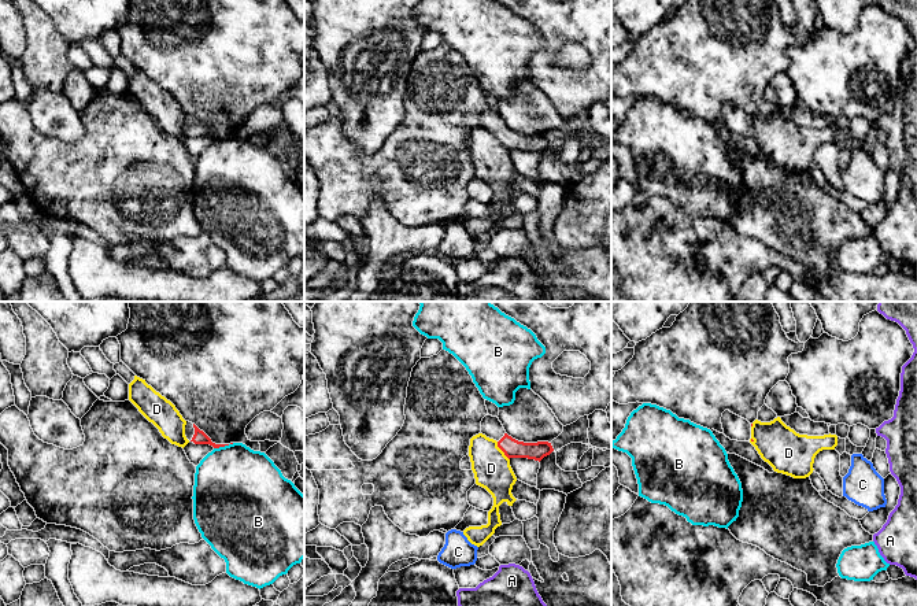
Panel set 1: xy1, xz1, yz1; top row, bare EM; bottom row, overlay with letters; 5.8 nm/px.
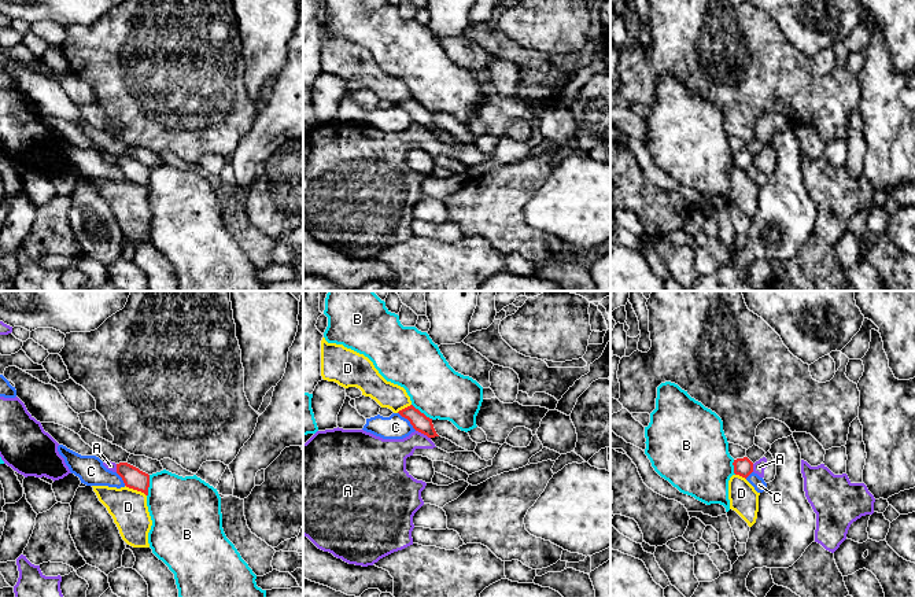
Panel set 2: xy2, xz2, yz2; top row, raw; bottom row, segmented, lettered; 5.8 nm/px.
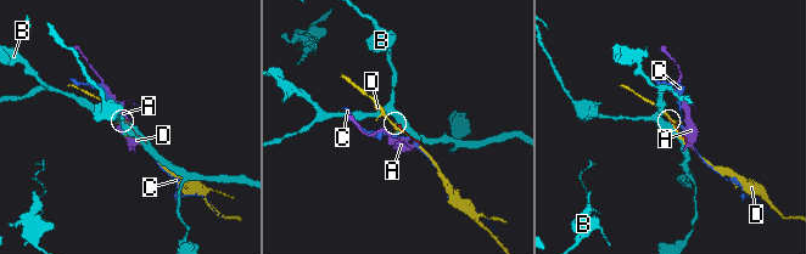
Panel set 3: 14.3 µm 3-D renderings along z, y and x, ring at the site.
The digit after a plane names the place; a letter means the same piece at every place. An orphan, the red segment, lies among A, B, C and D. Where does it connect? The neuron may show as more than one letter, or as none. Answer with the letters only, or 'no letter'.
no letter

